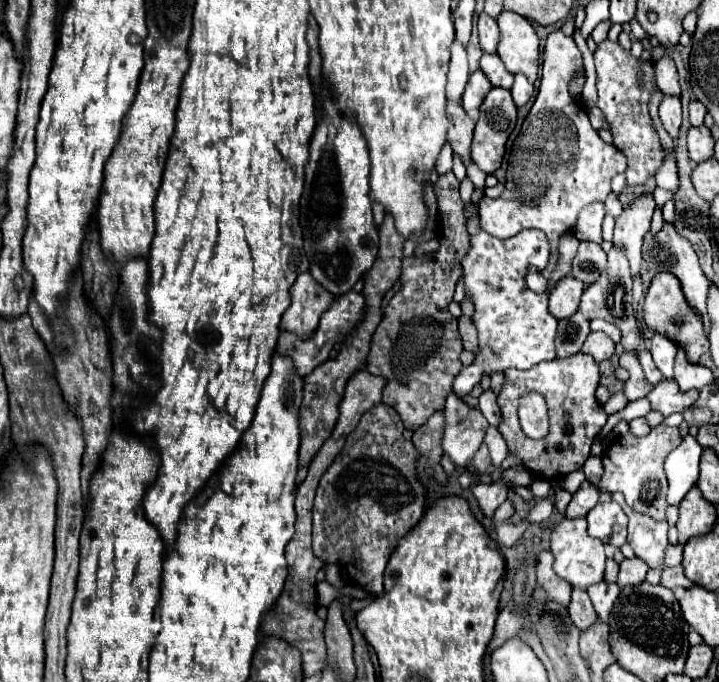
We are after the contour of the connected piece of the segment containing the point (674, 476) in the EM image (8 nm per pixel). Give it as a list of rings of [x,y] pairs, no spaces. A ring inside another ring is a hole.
[[[686,435],[682,443],[666,457],[666,475],[668,475],[668,503],[678,505],[684,495],[698,481],[698,461],[702,447],[692,435]]]

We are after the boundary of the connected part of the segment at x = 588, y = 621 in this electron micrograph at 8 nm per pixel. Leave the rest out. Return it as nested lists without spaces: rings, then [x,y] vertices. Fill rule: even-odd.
[[[574,589],[572,591],[572,601],[568,605],[568,613],[570,613],[572,623],[580,631],[586,631],[596,621],[596,611],[594,611],[590,599],[588,599],[588,593],[586,591],[580,591],[580,589]]]

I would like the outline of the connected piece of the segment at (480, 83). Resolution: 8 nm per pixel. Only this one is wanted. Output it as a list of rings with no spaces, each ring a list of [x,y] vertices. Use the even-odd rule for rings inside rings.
[[[478,69],[470,75],[466,91],[464,91],[464,111],[476,121],[478,119],[478,109],[484,101],[484,97],[488,95],[488,91],[492,89],[490,81],[486,79],[486,75]]]

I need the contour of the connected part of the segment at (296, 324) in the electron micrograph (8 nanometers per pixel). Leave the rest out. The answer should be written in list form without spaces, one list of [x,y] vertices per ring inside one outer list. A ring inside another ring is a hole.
[[[310,273],[298,275],[296,283],[290,287],[292,305],[282,315],[280,329],[288,329],[296,335],[312,333],[318,327],[322,311],[326,311],[334,295],[324,289]]]

